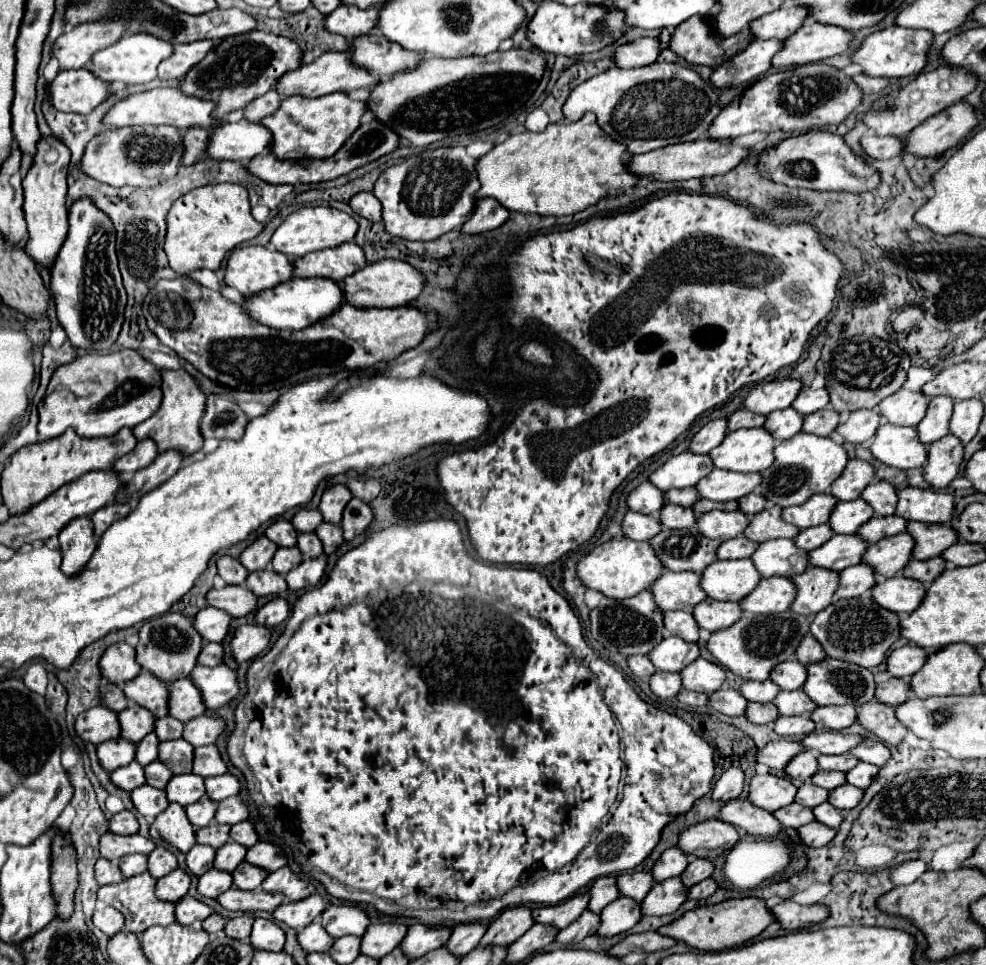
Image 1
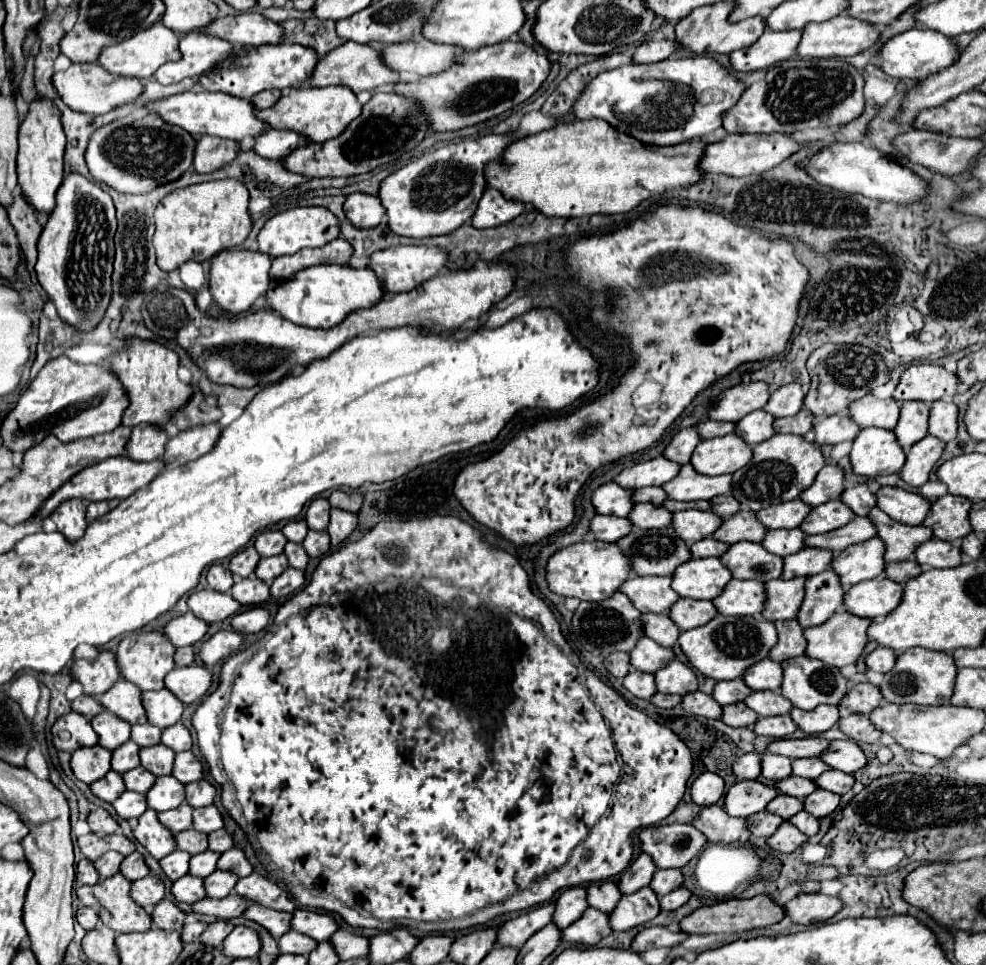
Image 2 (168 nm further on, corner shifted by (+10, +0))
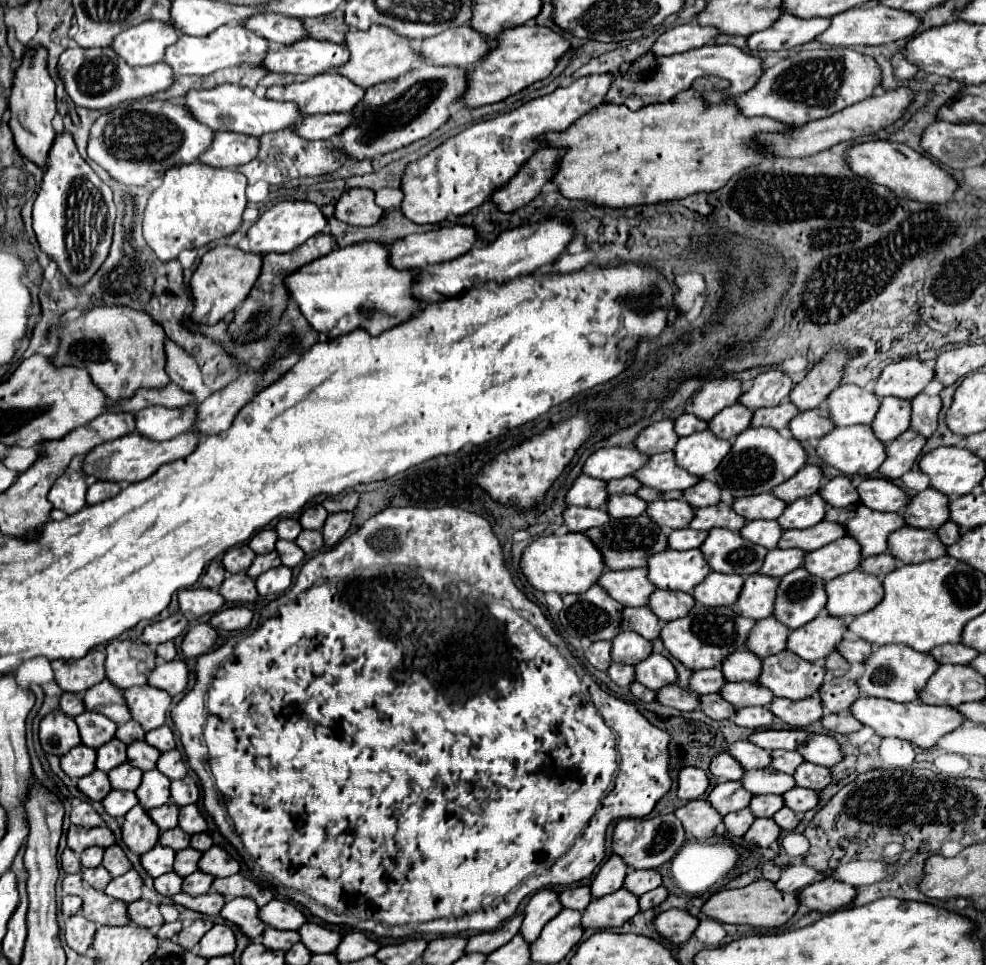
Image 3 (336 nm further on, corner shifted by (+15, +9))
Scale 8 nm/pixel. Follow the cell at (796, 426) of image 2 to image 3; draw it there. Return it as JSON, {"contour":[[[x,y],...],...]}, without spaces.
{"contour":[[[781,402],[779,406],[773,406],[773,408],[759,408],[753,412],[753,418],[751,418],[751,426],[753,428],[759,428],[759,426],[769,426],[769,428],[775,428],[775,430],[785,430],[789,420],[799,414],[799,410],[789,404],[789,402]]]}

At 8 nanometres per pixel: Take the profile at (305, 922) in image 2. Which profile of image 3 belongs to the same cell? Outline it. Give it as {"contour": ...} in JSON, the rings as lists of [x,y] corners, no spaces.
{"contour":[[[273,898],[269,904],[259,908],[259,918],[265,922],[265,926],[277,928],[277,930],[299,930],[301,924],[307,922],[307,918],[287,900]]]}

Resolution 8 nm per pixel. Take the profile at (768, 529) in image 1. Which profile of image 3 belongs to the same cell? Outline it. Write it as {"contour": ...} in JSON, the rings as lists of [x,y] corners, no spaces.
{"contour":[[[719,502],[709,508],[695,510],[693,520],[689,522],[689,528],[693,530],[711,530],[711,528],[727,528],[727,530],[741,530],[745,524],[745,518],[733,512],[729,502]]]}

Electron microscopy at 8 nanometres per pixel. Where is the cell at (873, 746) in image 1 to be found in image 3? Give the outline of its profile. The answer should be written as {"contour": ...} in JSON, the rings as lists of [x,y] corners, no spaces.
{"contour":[[[827,734],[809,736],[801,746],[797,746],[797,752],[803,756],[805,762],[825,766],[825,768],[835,766],[843,758],[841,746]]]}

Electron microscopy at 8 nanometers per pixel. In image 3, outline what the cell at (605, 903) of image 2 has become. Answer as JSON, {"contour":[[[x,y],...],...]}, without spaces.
{"contour":[[[575,886],[575,888],[567,888],[559,894],[559,904],[563,908],[571,908],[571,910],[579,910],[583,912],[587,908],[587,904],[591,902],[591,894],[589,894],[589,886]]]}

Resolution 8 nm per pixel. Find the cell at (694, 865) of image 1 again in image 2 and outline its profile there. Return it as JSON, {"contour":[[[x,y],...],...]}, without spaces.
{"contour":[[[658,869],[654,873],[650,887],[654,889],[654,893],[658,897],[664,897],[666,893],[678,889],[682,883],[684,883],[684,875],[682,875],[680,869]]]}

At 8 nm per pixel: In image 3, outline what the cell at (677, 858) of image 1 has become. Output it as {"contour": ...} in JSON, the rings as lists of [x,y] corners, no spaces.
{"contour":[[[611,856],[601,870],[597,872],[597,876],[591,882],[591,894],[593,898],[601,898],[605,894],[611,894],[615,890],[621,888],[623,880],[627,874],[627,866],[623,864],[623,860],[619,856]]]}

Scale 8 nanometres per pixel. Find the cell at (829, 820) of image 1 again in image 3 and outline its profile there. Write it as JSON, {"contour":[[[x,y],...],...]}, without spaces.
{"contour":[[[783,806],[781,810],[777,810],[777,814],[773,814],[773,820],[777,822],[777,826],[781,826],[781,830],[789,832],[789,830],[795,830],[795,826],[799,824],[799,818],[793,810],[789,810],[787,806]]]}

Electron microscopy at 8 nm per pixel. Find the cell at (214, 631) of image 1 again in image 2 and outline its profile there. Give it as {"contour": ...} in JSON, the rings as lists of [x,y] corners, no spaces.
{"contour":[[[188,611],[186,615],[180,615],[176,619],[172,619],[164,633],[170,635],[168,639],[176,645],[176,647],[184,647],[184,645],[194,645],[198,643],[208,631],[208,623],[204,619],[198,619],[192,611]]]}

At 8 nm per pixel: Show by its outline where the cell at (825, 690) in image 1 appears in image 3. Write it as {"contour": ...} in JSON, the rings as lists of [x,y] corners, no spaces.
{"contour":[[[783,650],[769,658],[763,658],[761,674],[757,682],[773,692],[773,696],[803,700],[817,694],[823,684],[825,668],[821,664],[807,662],[797,654]]]}

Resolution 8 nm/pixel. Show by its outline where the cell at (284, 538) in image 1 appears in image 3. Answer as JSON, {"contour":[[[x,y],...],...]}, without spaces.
{"contour":[[[261,530],[249,540],[249,548],[253,548],[255,554],[267,554],[275,550],[275,542],[277,542],[275,530]]]}

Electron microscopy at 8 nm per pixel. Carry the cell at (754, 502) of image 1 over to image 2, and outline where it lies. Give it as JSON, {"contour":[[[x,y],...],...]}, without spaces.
{"contour":[[[720,495],[720,497],[712,499],[710,503],[712,503],[712,511],[716,515],[720,515],[722,519],[726,519],[726,517],[730,517],[730,515],[740,511],[740,503],[732,495]]]}

